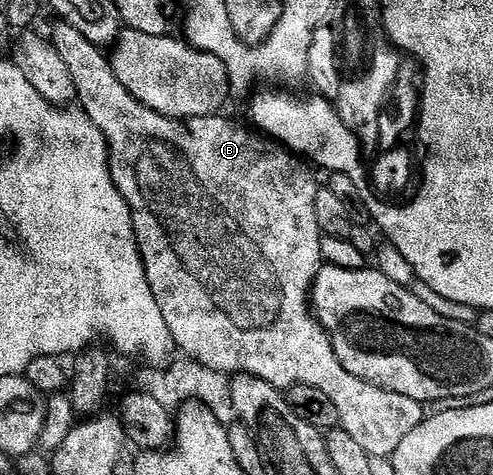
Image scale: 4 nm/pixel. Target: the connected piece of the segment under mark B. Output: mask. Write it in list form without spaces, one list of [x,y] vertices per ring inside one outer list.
[[[59,20],[56,23],[56,26],[49,31],[51,43],[57,48],[57,53],[61,55],[61,61],[69,67],[69,76],[73,76],[78,105],[107,138],[107,151],[111,154],[113,184],[119,189],[125,204],[129,204],[131,209],[133,232],[137,236],[137,244],[143,257],[145,276],[149,280],[149,288],[153,288],[153,296],[161,308],[161,316],[165,316],[165,325],[169,327],[176,347],[188,359],[199,362],[205,368],[215,370],[217,373],[228,376],[236,374],[257,376],[261,380],[279,387],[284,392],[295,385],[312,385],[313,388],[319,388],[333,400],[334,407],[337,408],[339,426],[345,432],[349,432],[349,436],[355,437],[360,442],[361,448],[365,448],[365,452],[369,452],[372,458],[394,456],[401,440],[405,440],[405,436],[409,436],[409,432],[413,432],[413,428],[417,428],[423,423],[425,406],[424,403],[417,400],[409,400],[409,396],[389,392],[385,388],[369,384],[349,373],[341,364],[341,360],[337,360],[337,352],[333,348],[330,336],[327,335],[323,325],[319,323],[319,319],[313,313],[311,285],[315,283],[319,269],[325,263],[321,256],[321,240],[324,236],[320,233],[317,224],[317,192],[321,186],[320,183],[315,183],[315,178],[311,175],[312,167],[300,155],[291,153],[284,146],[280,146],[279,143],[271,141],[270,138],[246,125],[243,127],[238,126],[235,122],[230,122],[229,119],[223,118],[224,116],[188,118],[183,121],[166,118],[145,108],[145,104],[138,102],[125,88],[125,84],[121,84],[121,80],[117,80],[111,67],[110,57],[100,47],[85,40],[85,36],[81,36],[81,32],[77,32],[77,28],[73,28],[68,22]]]

